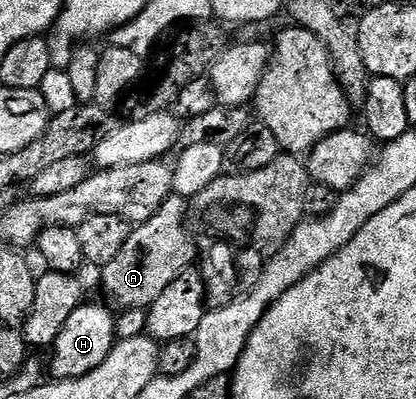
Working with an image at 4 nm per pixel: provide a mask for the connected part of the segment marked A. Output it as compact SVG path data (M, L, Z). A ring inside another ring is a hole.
M170 195L155 216L130 232L123 251L119 251L111 263L103 266L100 270L101 285L106 295L118 305L118 310L148 310L155 299L159 299L159 295L163 295L163 291L167 291L167 287L179 279L181 272L194 264L198 253L194 234L187 224L186 198Z

